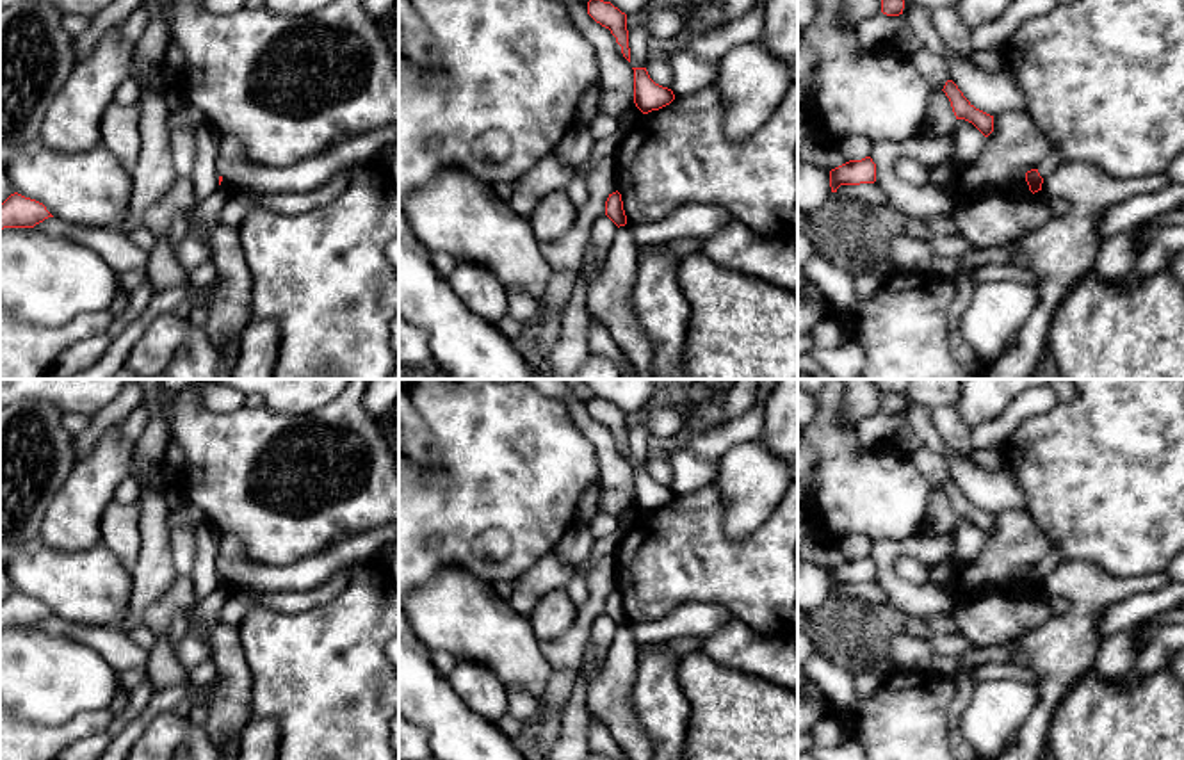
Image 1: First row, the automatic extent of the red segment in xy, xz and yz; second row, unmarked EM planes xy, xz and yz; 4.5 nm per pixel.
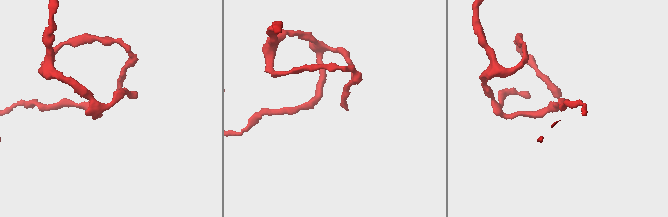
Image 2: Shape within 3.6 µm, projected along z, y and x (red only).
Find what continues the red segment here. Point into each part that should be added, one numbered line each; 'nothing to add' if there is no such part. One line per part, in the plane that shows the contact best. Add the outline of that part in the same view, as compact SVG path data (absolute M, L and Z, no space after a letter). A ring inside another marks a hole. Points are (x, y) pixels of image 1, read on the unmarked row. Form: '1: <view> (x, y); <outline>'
nothing to add

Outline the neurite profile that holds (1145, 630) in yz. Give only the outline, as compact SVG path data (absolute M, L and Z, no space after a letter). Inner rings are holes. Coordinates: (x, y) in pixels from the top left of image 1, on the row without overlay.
M1156 616L1138 623L1132 628L1132 632L1136 634L1138 648L1141 650L1143 646L1147 646L1156 637L1159 628L1161 625L1156 621Z

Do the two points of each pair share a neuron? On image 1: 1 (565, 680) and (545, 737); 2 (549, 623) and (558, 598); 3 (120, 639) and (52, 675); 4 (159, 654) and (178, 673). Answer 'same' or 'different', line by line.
1: same
2: same
3: different
4: same

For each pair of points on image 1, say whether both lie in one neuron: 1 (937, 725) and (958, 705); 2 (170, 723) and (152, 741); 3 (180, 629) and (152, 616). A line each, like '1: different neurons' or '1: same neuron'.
1: different neurons
2: same neuron
3: different neurons

